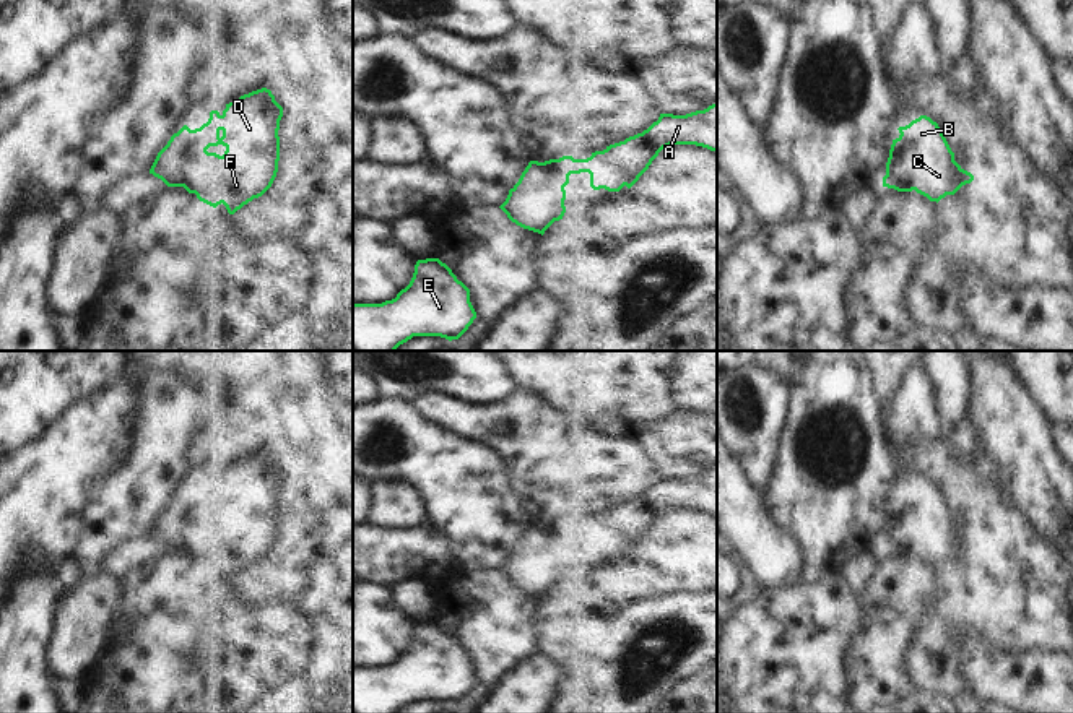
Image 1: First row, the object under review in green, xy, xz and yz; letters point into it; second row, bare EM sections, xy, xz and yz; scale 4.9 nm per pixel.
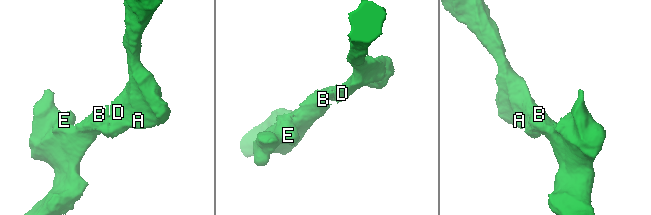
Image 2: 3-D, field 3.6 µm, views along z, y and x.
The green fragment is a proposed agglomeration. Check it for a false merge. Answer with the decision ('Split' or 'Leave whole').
Leave whole.

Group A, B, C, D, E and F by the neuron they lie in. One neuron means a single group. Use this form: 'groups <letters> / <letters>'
groups A B C D E F

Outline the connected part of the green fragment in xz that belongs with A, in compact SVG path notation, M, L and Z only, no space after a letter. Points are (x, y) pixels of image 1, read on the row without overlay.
M717 468L686 479L660 477L642 497L595 515L587 523L563 520L530 525L499 572L517 590L543 599L566 577L564 551L571 538L589 536L593 554L631 552L670 508L696 508L717 516Z

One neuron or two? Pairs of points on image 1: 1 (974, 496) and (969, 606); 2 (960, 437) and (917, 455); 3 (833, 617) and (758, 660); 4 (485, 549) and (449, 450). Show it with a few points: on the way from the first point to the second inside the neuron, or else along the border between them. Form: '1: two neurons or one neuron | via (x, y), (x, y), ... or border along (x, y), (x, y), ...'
1: two neurons | border along (1007, 501), (986, 515), (968, 509), (955, 517)
2: two neurons | border along (943, 429), (950, 449), (963, 462), (976, 466)
3: one neuron | via (813, 616), (777, 653)
4: one neuron | via (483, 525), (464, 484), (454, 475)

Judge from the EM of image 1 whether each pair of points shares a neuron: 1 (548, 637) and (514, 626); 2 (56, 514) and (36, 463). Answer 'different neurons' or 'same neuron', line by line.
1: different neurons
2: same neuron

